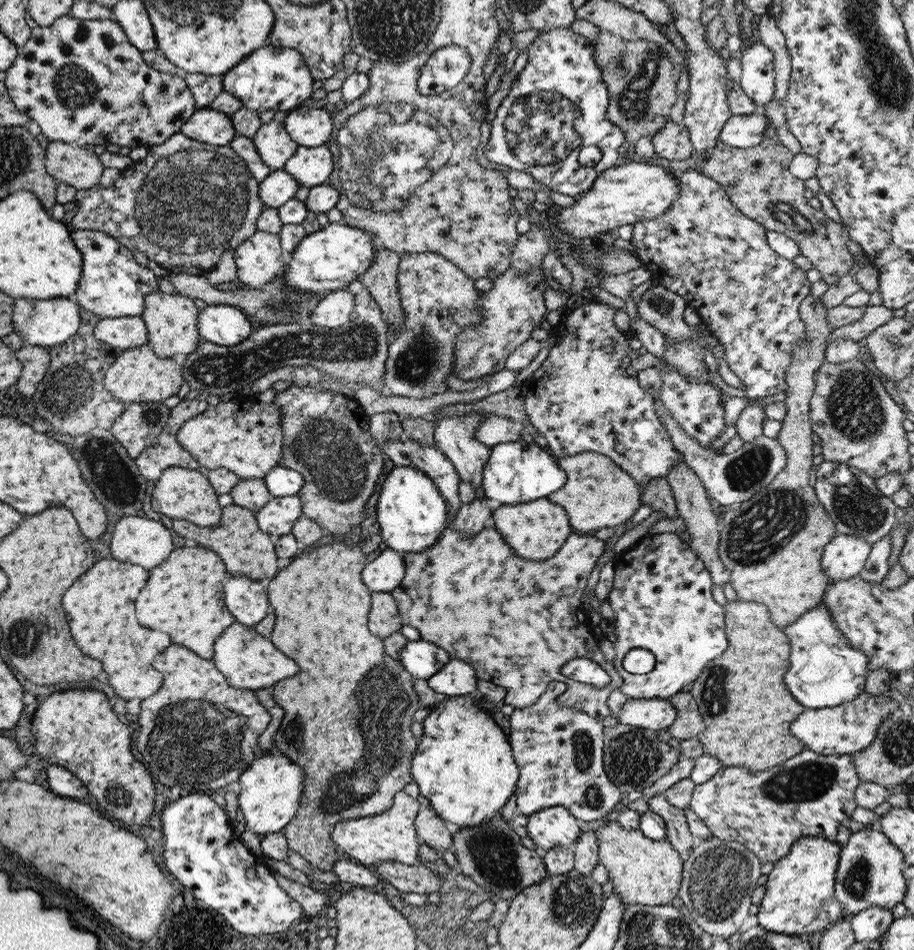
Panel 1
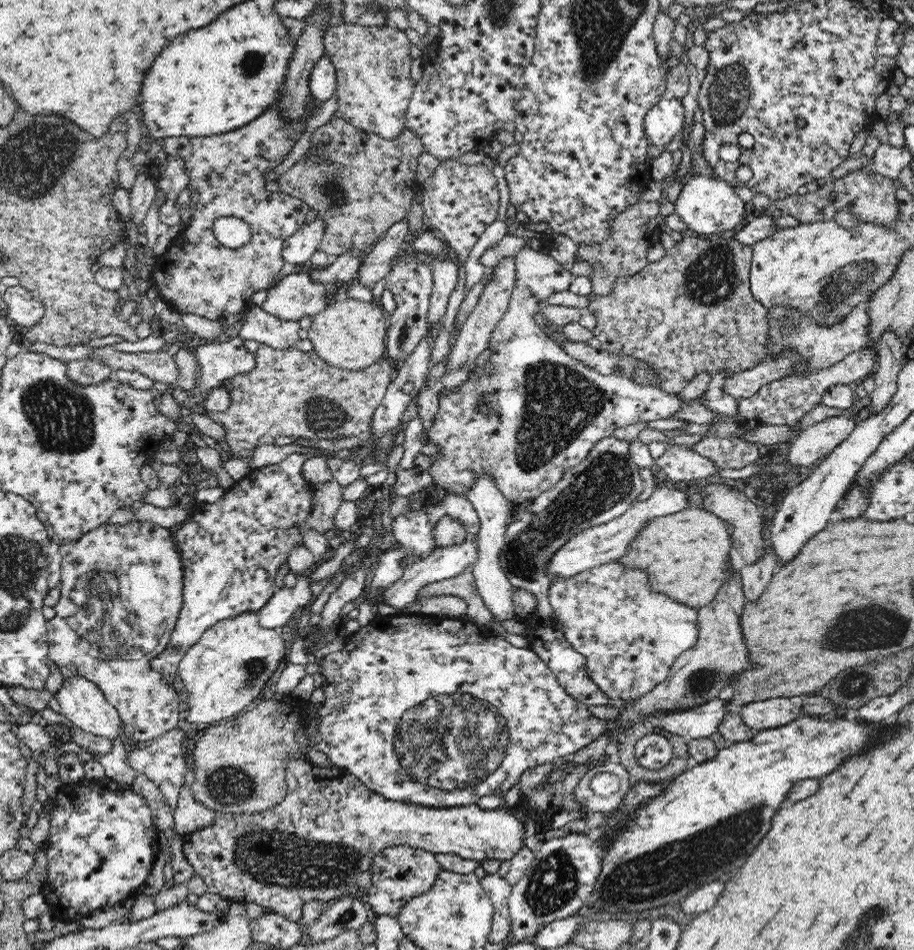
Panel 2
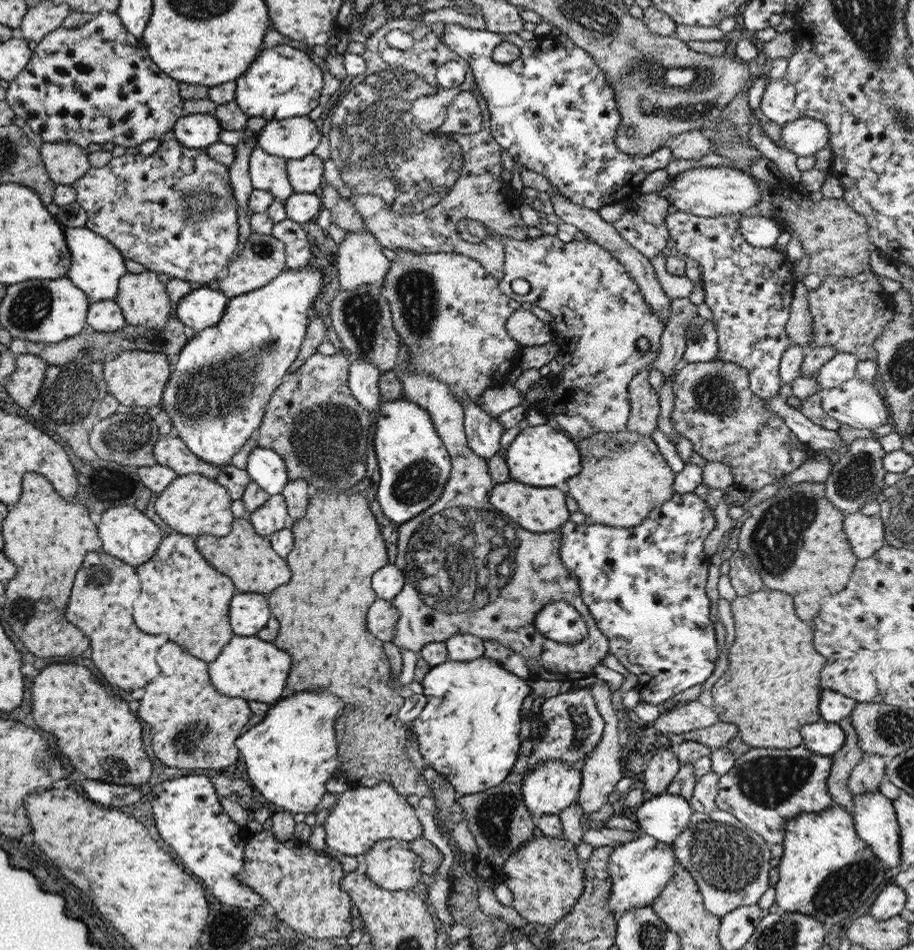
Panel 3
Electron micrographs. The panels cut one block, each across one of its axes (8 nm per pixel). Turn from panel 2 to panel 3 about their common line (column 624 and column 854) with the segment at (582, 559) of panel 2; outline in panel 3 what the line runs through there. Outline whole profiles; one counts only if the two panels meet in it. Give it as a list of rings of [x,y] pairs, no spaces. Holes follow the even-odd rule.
[[[860,511],[843,515],[842,529],[856,559],[867,558],[885,544],[884,530],[879,516],[866,516]]]

